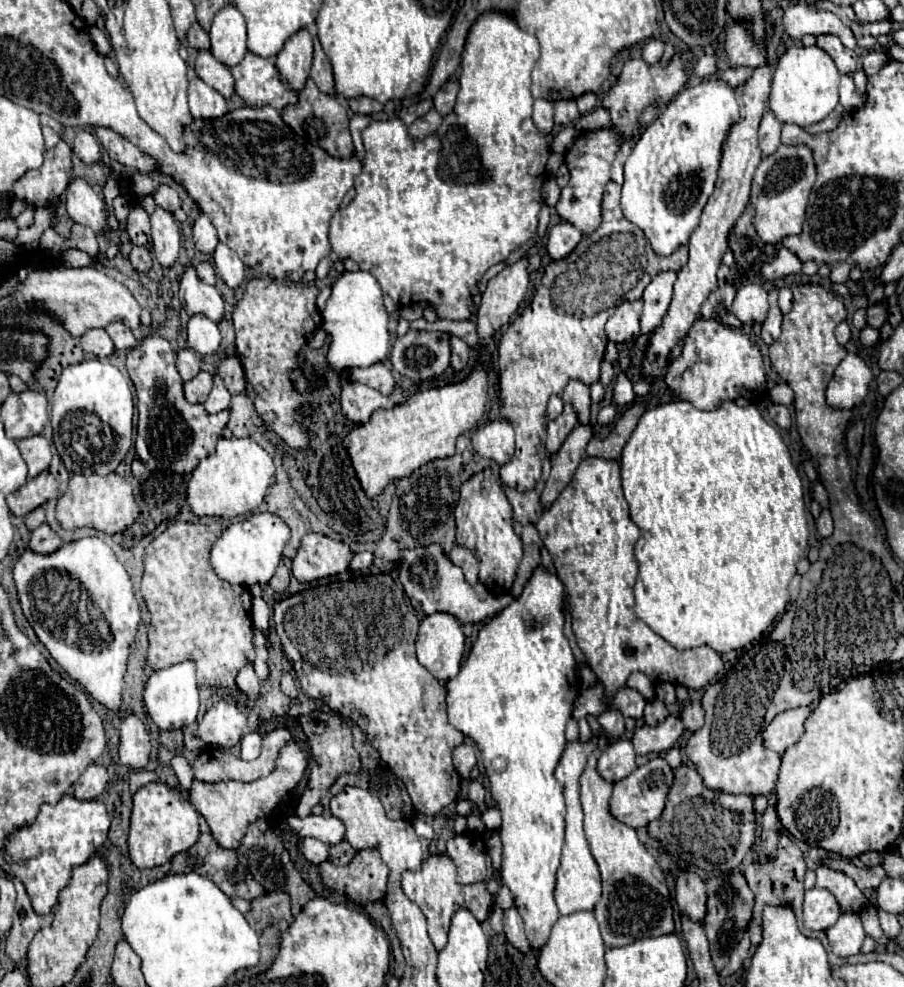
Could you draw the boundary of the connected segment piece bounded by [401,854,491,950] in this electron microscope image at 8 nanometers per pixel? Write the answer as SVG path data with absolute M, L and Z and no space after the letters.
M435 854L423 860L423 866L419 872L405 872L401 878L401 888L405 896L423 910L427 918L427 926L429 926L429 938L433 940L437 950L441 950L447 944L447 930L449 930L449 922L455 910L469 908L477 916L479 922L483 922L491 910L491 894L487 892L485 884L483 882L467 884L467 886L459 884L455 880L455 864L451 862L449 856L443 856L443 854Z

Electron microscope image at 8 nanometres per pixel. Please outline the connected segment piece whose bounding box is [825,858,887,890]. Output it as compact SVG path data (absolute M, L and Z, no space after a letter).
M825 860L827 866L837 868L841 872L845 872L849 878L855 880L855 884L859 886L859 890L867 890L867 888L879 888L879 884L883 882L883 878L887 876L883 866L871 866L871 868L859 868L853 862L845 862L845 860Z

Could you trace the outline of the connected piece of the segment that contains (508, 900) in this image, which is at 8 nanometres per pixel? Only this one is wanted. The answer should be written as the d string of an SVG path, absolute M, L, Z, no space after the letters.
M505 884L499 886L499 892L497 892L497 906L501 906L503 910L507 910L507 908L513 906L513 894L511 894L511 890L509 890Z

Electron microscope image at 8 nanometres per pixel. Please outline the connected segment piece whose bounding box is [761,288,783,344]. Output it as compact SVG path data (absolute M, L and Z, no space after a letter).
M773 288L769 292L769 304L771 304L771 308L769 308L769 316L763 322L763 330L761 330L761 340L765 344L775 342L779 338L779 334L781 334L781 318L783 318L783 314L777 308L777 292L779 292L777 288Z

